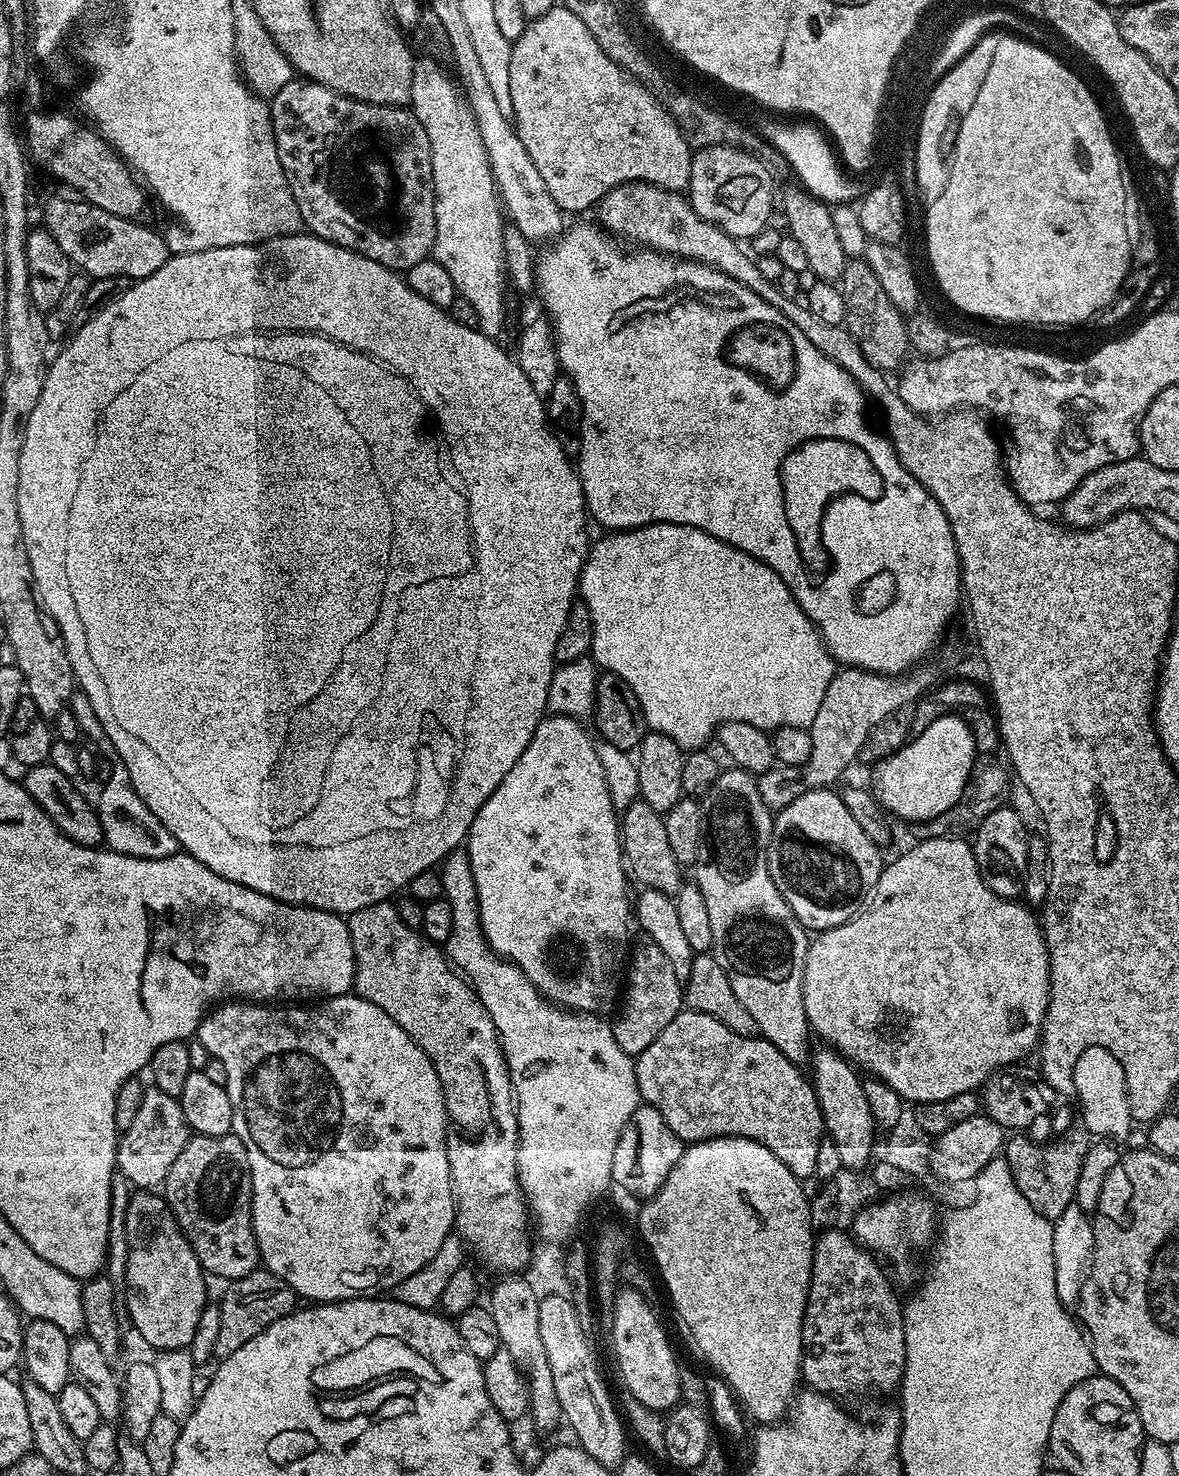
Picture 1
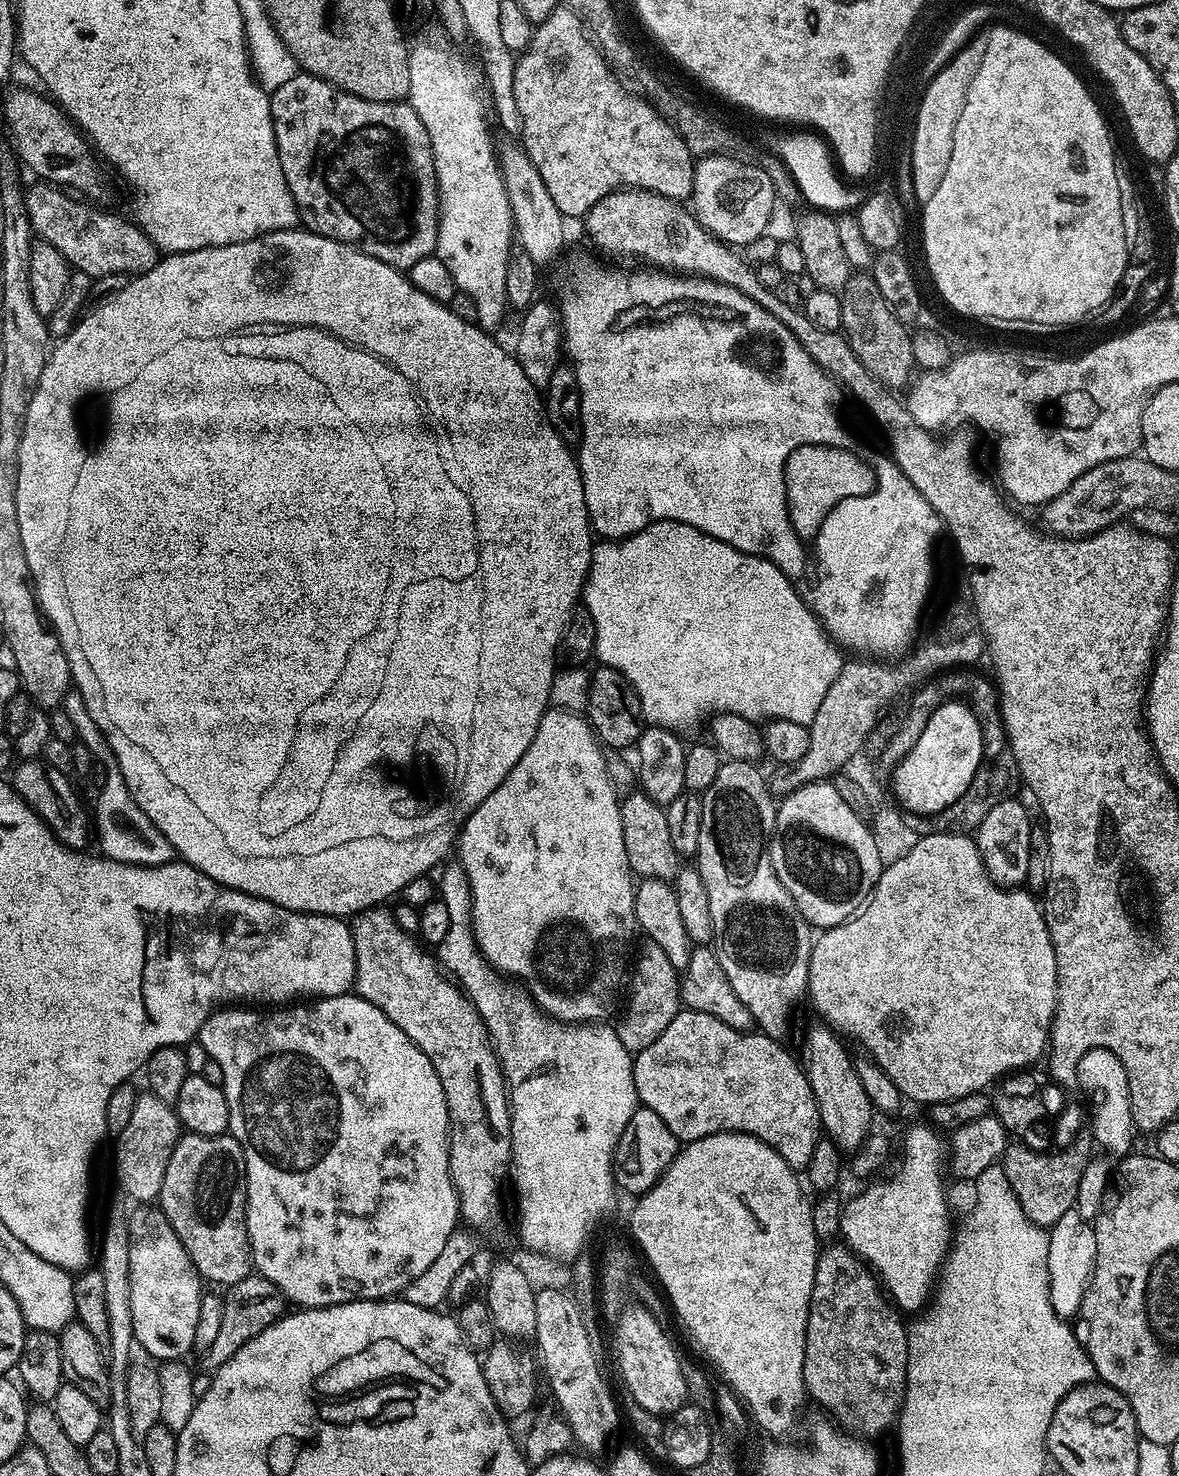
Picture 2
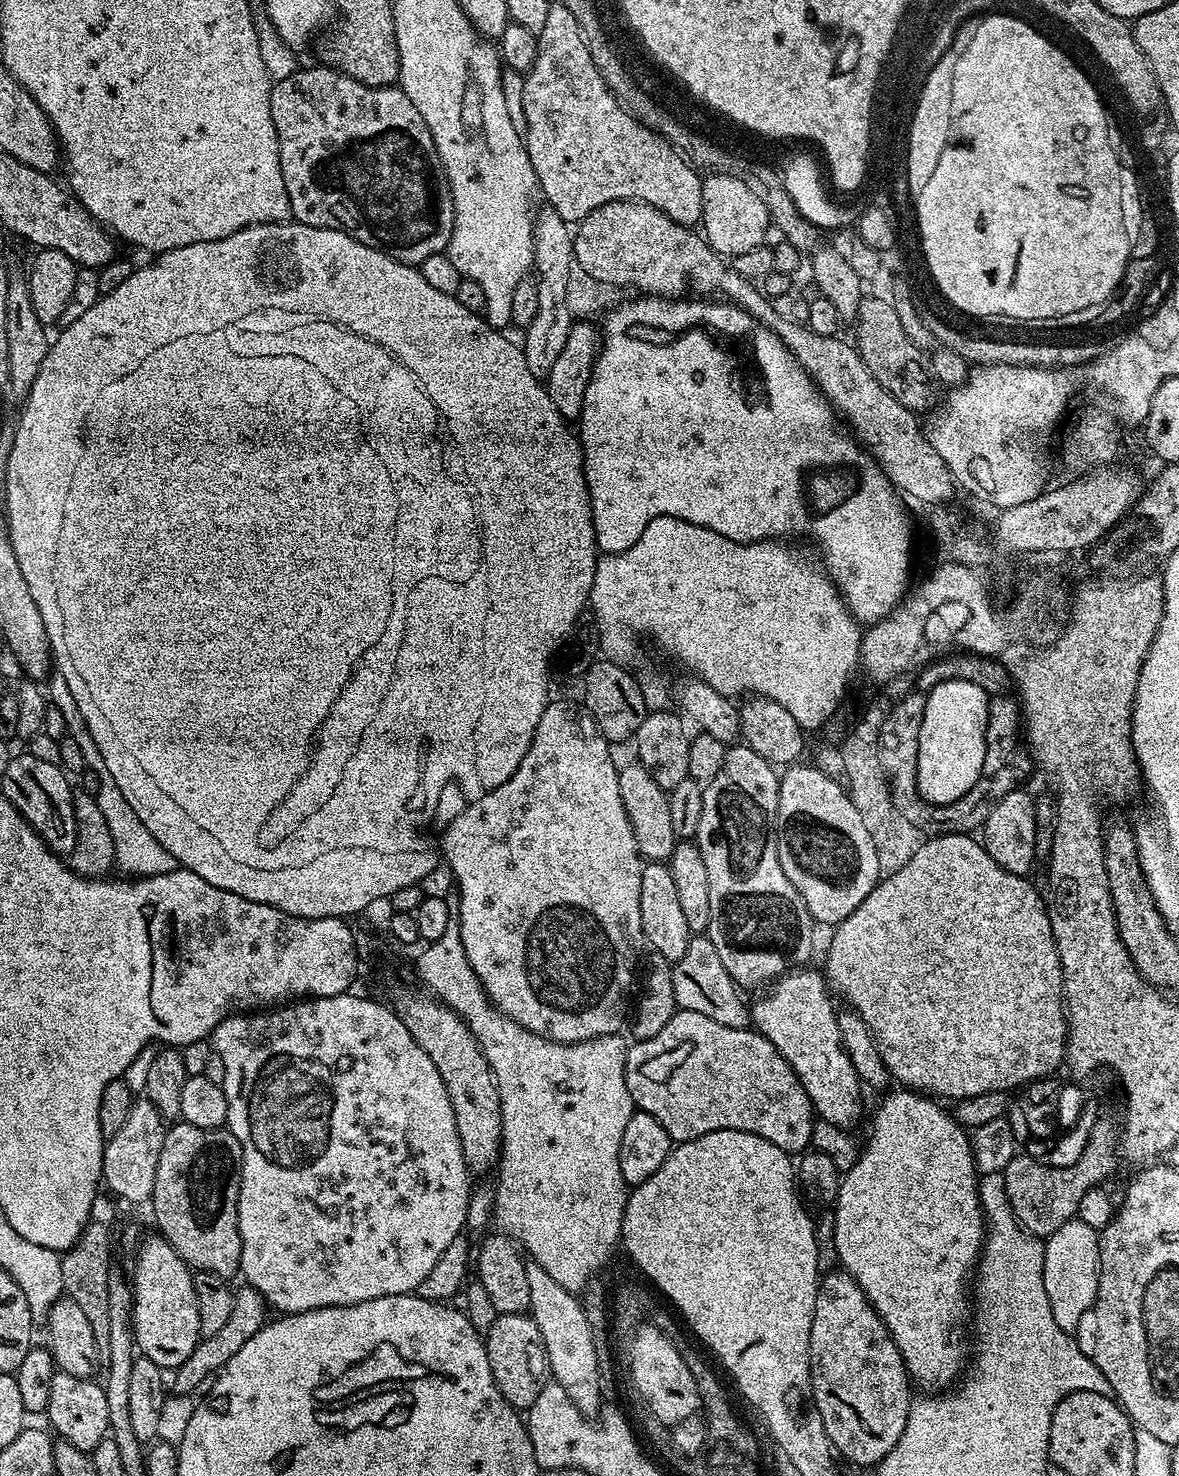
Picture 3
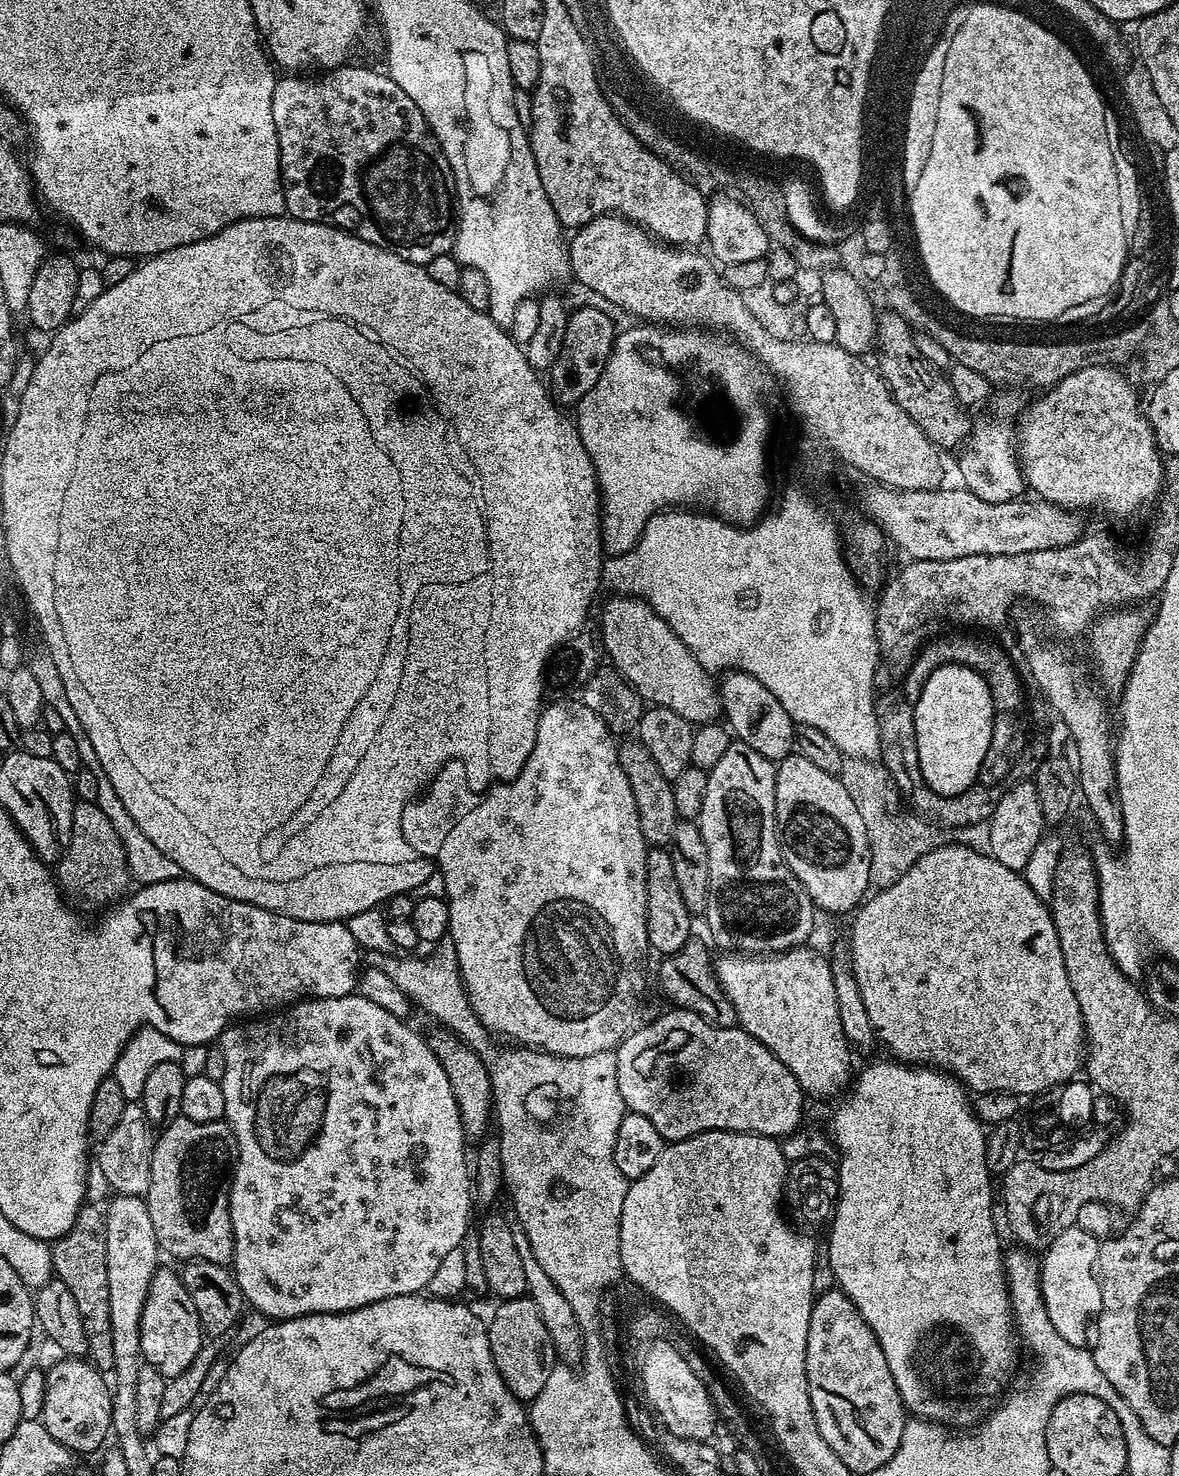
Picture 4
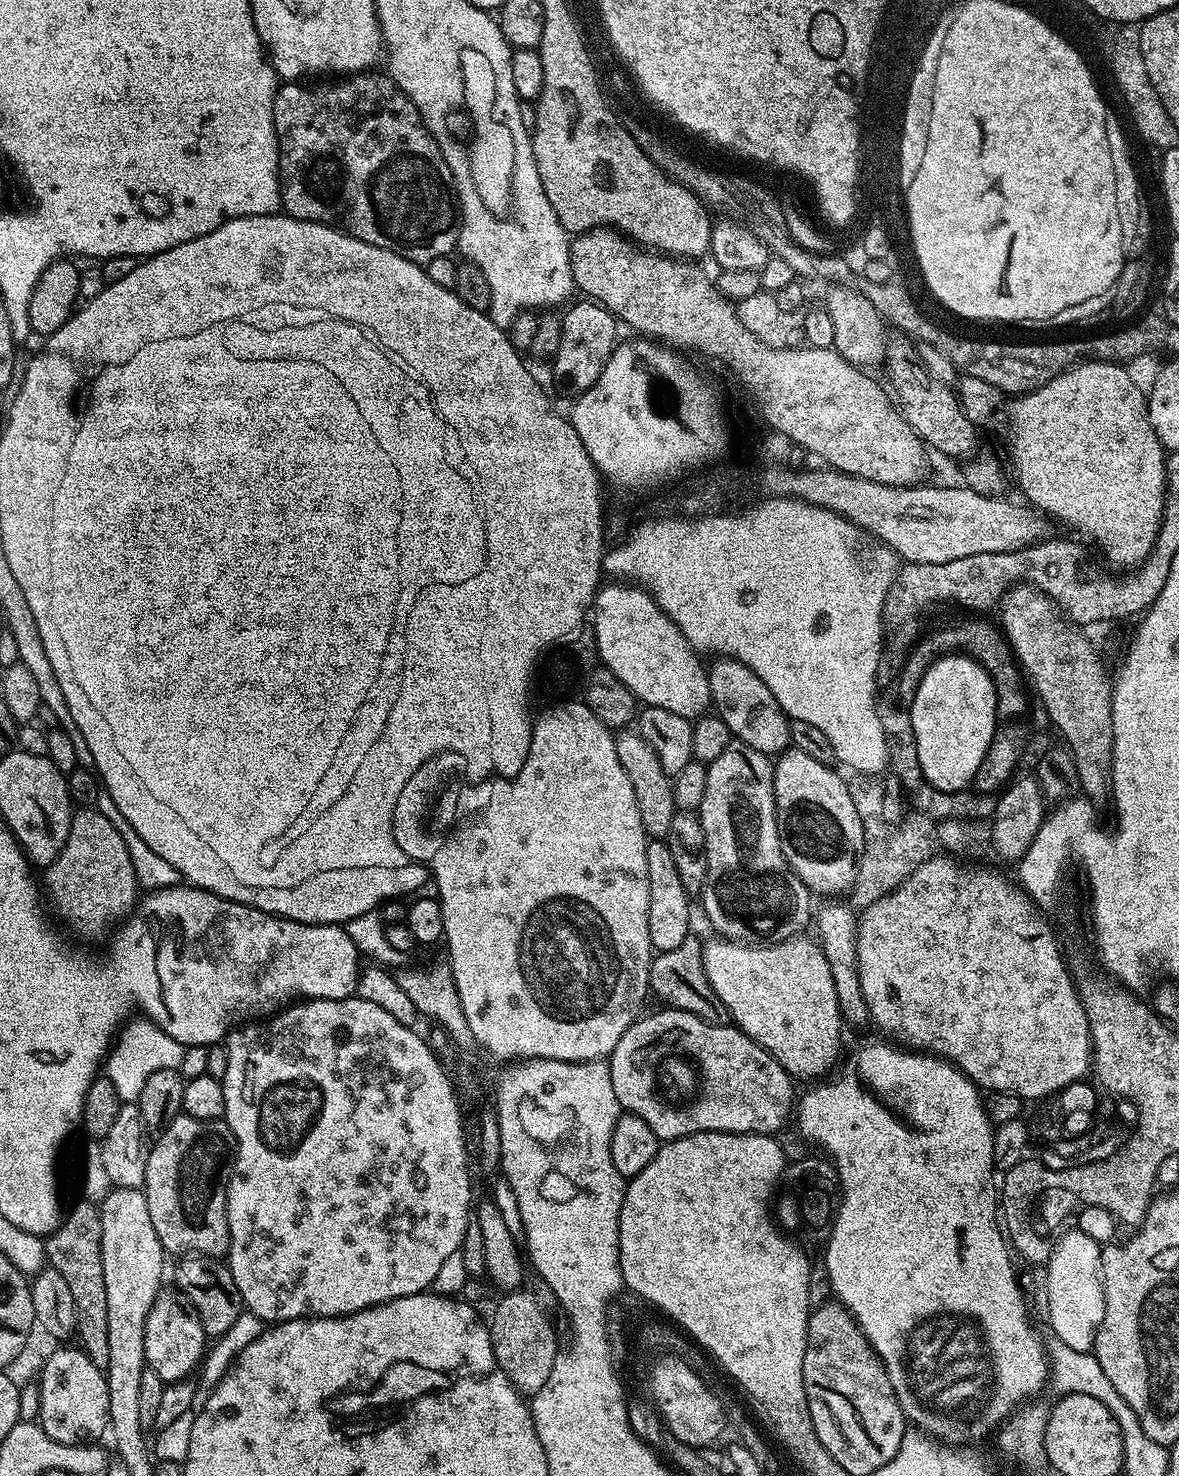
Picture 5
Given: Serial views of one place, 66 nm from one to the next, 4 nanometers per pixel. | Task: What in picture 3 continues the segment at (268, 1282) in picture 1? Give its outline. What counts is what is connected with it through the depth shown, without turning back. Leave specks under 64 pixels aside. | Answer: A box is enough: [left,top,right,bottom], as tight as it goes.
[171,1286,270,1396]

